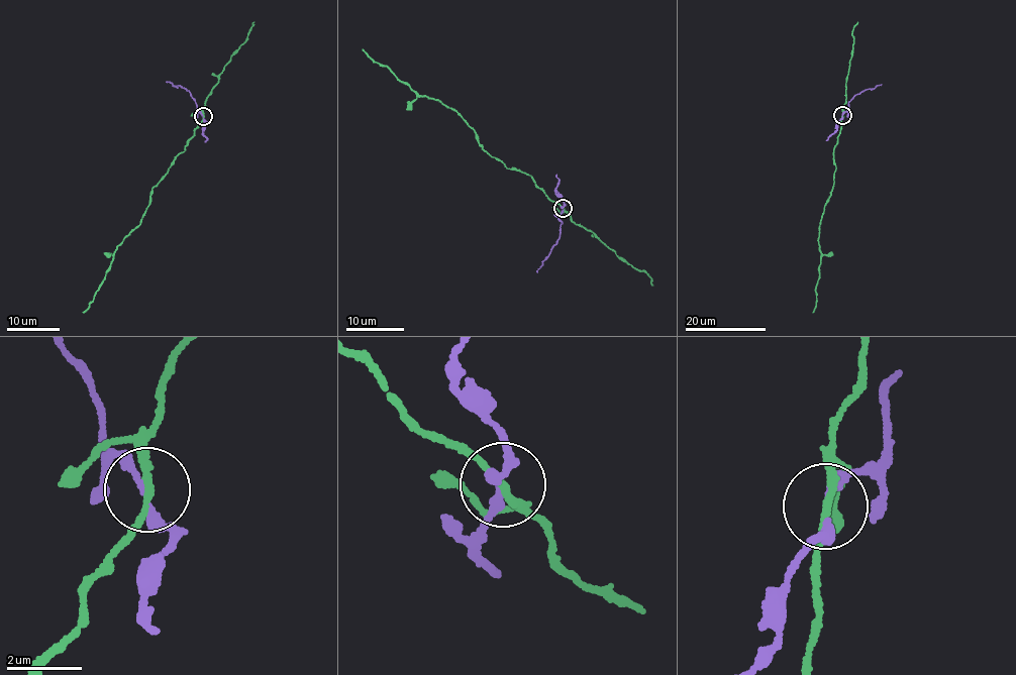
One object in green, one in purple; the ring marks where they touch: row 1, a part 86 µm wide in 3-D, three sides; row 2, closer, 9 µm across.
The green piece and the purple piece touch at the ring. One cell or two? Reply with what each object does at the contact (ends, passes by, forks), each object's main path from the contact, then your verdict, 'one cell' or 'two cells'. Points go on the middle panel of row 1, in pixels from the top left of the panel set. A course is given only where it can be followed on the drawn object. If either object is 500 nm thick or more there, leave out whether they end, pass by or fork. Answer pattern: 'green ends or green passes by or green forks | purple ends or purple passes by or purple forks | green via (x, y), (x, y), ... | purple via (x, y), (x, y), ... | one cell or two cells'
green passes by | purple passes by | green via (563, 208), (531, 177), (508, 169), (483, 149), (474, 130), (458, 112), (419, 94), (363, 49) | purple via (563, 208), (560, 232), (536, 272) | two cells

